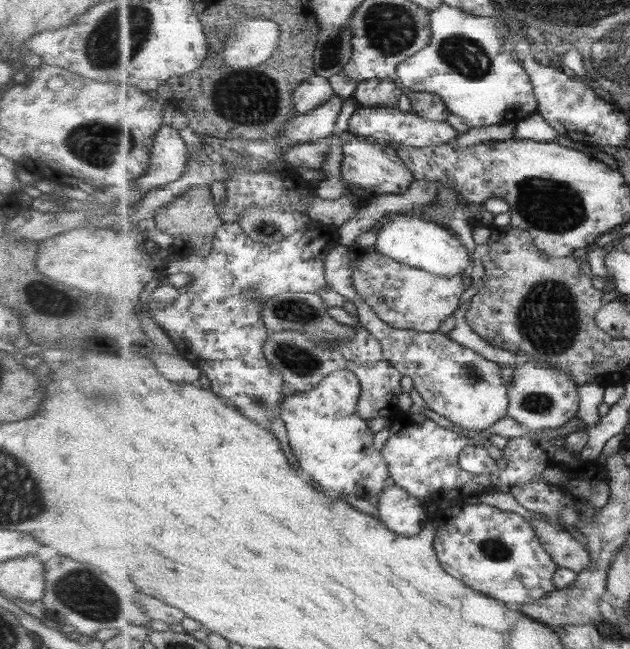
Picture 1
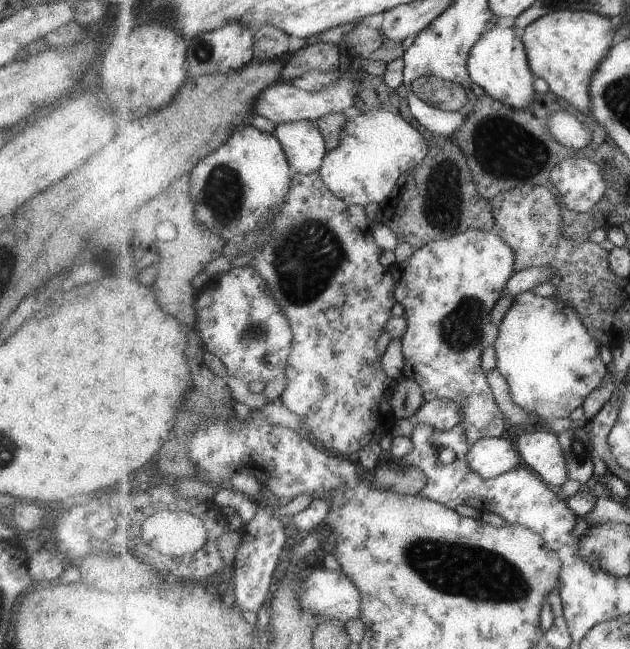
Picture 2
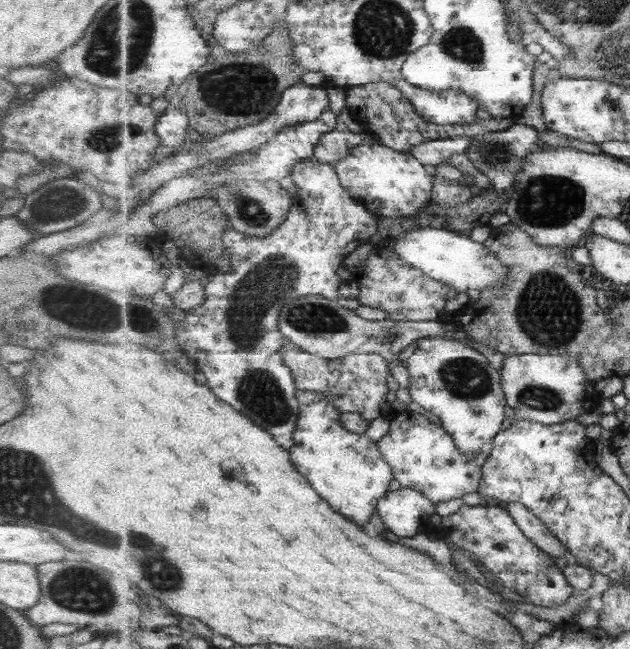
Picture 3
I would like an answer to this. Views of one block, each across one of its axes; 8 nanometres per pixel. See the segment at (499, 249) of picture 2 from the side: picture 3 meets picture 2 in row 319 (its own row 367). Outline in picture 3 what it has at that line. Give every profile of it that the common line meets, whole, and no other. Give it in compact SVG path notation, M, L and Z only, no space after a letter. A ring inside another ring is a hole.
M424 337L416 342L415 353L405 363L411 376L409 391L412 401L441 420L445 430L453 435L457 446L460 446L465 458L477 457L481 453L483 444L489 440L494 440L502 431L503 420L507 418L505 408L507 408L508 403L502 386L501 372L492 368L488 359L475 348L451 337Z

